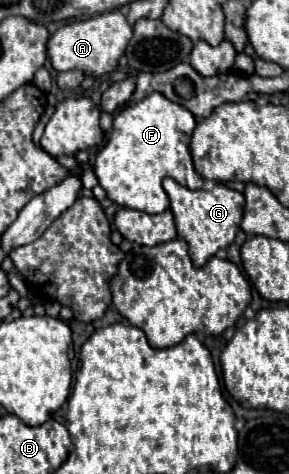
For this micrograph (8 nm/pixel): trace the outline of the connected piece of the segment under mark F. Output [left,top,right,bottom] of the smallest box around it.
[94,93,204,213]

